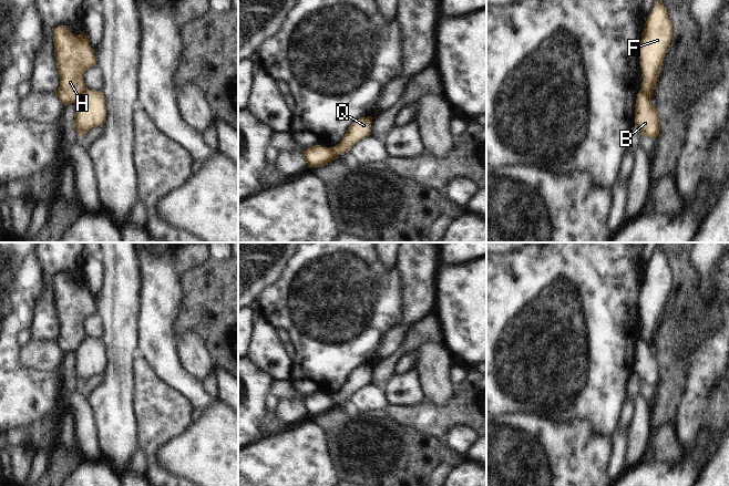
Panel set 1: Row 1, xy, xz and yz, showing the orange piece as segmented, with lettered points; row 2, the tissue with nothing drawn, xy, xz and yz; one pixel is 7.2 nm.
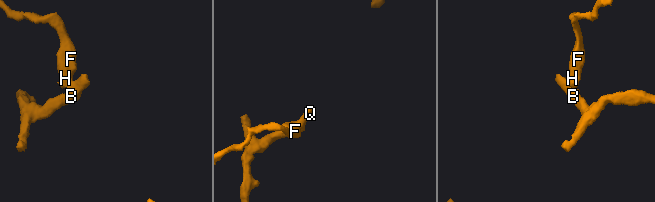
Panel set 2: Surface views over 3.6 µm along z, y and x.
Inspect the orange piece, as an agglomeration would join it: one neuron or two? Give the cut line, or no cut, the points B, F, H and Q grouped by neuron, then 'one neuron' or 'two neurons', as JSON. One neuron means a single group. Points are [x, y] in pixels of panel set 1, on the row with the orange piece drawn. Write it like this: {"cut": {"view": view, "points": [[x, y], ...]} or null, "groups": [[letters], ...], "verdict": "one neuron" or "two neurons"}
{"cut": {"view": "xy", "points": [[85, 89], [75, 103]]}, "groups": [["B", "Q"], ["F", "H"]], "verdict": "two neurons"}

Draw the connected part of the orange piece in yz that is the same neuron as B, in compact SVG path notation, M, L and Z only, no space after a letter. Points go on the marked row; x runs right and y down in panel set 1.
M640 90L635 104L635 132L644 136L659 136L659 114L650 97Z

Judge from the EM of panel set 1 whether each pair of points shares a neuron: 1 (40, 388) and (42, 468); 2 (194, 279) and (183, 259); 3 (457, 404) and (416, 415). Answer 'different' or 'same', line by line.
1: different
2: different
3: same

